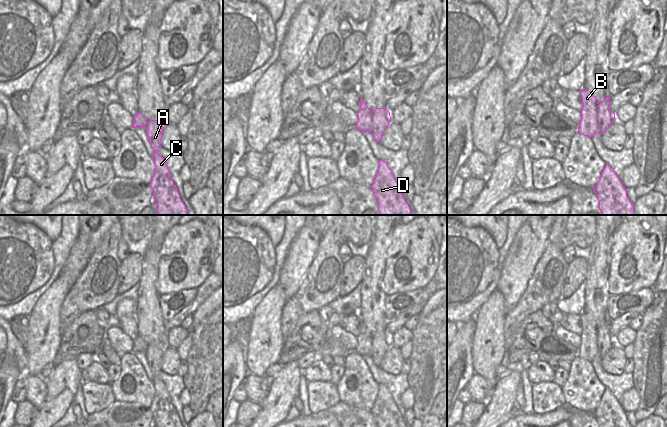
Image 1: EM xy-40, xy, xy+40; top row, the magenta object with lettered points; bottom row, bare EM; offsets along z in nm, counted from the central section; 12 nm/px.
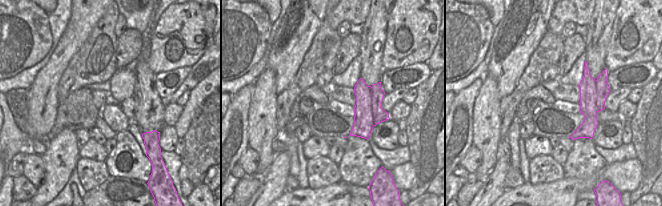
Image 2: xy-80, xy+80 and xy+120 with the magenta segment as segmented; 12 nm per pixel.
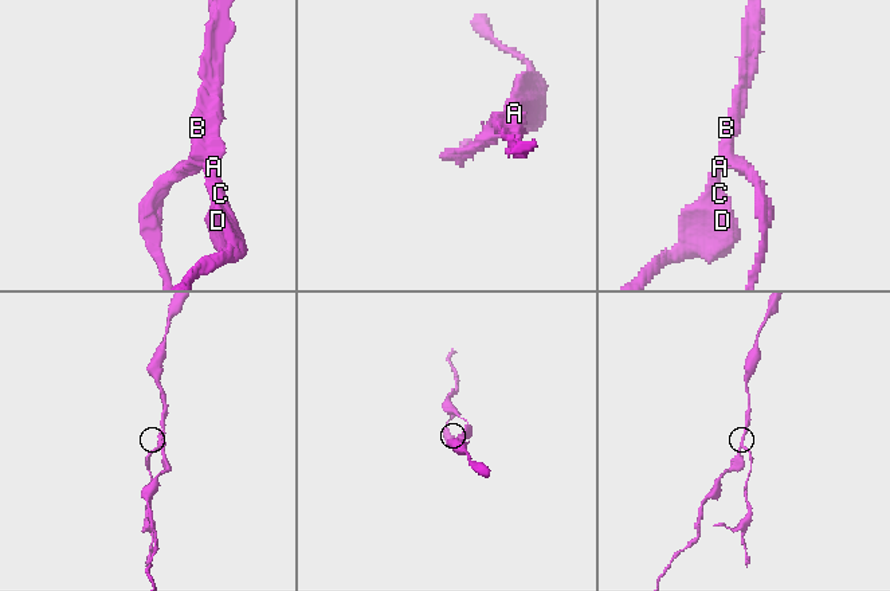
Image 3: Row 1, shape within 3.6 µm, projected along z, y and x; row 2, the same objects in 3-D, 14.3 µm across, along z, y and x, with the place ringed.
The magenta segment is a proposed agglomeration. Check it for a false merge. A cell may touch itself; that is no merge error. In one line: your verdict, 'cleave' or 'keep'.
cleave

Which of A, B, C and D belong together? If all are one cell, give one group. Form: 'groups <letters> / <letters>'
groups A C D / B

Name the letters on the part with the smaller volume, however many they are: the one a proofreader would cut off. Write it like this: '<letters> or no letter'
B

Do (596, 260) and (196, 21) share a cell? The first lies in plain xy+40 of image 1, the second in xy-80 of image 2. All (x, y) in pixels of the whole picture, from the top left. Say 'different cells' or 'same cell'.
different cells

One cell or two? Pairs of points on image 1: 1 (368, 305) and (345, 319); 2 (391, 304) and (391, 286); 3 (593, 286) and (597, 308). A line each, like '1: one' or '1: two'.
1: two
2: two
3: one

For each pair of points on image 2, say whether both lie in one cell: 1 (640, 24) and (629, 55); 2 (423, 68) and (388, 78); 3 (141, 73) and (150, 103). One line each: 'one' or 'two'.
1: one
2: one
3: one

